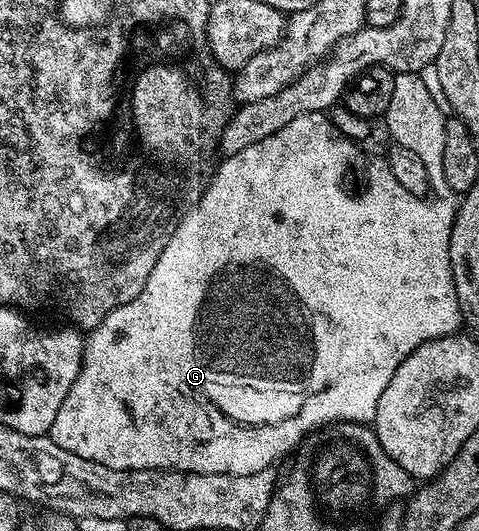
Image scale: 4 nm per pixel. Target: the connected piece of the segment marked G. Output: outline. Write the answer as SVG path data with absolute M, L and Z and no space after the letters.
M303 113L298 119L290 119L290 123L286 123L286 127L282 127L274 135L266 135L266 139L262 139L258 143L250 143L250 147L246 147L246 151L224 157L221 160L221 165L219 162L215 166L200 201L188 210L178 223L174 235L170 235L162 255L158 255L158 263L154 263L154 271L150 271L150 279L146 279L146 287L142 287L142 291L134 299L130 299L130 303L110 311L110 315L106 315L106 319L102 319L102 323L98 323L98 327L87 334L84 343L84 362L78 371L78 379L74 379L74 387L70 387L70 395L66 395L66 399L62 399L62 407L58 407L58 415L54 415L50 434L52 441L58 443L58 447L62 447L74 455L82 455L82 459L97 461L106 467L115 469L171 469L181 473L254 475L258 471L275 466L277 464L275 461L283 453L291 454L313 429L318 429L321 425L327 425L333 421L375 422L378 399L382 399L382 391L386 391L386 383L390 383L390 379L394 379L394 371L398 371L400 364L422 343L426 343L433 337L446 337L455 334L459 330L456 328L460 325L462 310L450 271L450 231L456 218L458 201L455 196L451 197L449 201L439 201L435 196L425 199L423 196L410 192L398 183L398 179L394 179L390 167L383 160L367 166L370 175L367 191L362 191L356 199L350 199L341 190L339 181L343 165L357 164L356 148L358 148L357 142L344 136L324 113Z

